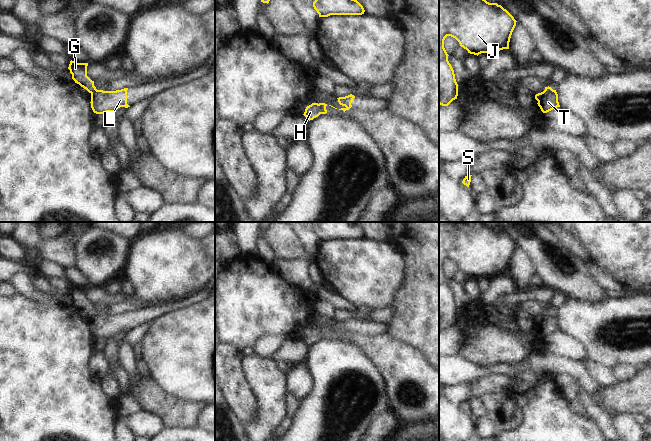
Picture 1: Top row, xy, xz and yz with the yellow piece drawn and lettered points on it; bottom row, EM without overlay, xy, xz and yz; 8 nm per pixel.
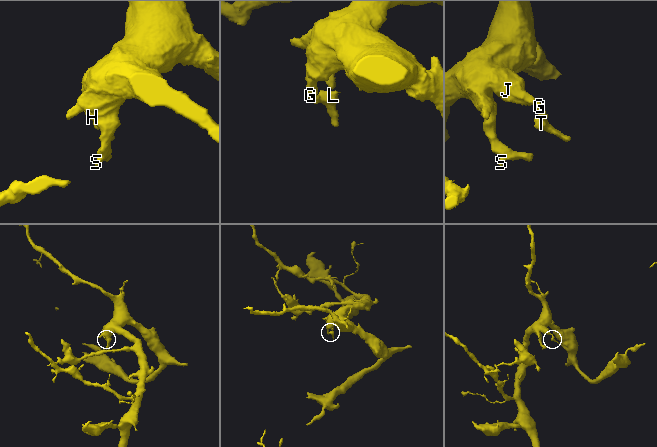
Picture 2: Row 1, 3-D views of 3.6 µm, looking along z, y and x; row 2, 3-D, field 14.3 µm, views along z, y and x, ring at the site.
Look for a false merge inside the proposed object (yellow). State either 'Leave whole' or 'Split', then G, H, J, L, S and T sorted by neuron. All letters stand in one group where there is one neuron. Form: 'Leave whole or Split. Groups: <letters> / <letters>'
Split. Groups: G H J S / L T.

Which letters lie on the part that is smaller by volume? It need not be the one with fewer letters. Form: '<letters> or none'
L, T

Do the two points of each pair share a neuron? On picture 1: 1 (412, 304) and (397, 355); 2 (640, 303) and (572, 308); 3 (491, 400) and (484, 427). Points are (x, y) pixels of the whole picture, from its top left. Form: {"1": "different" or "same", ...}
{"1": "different", "2": "same", "3": "different"}

